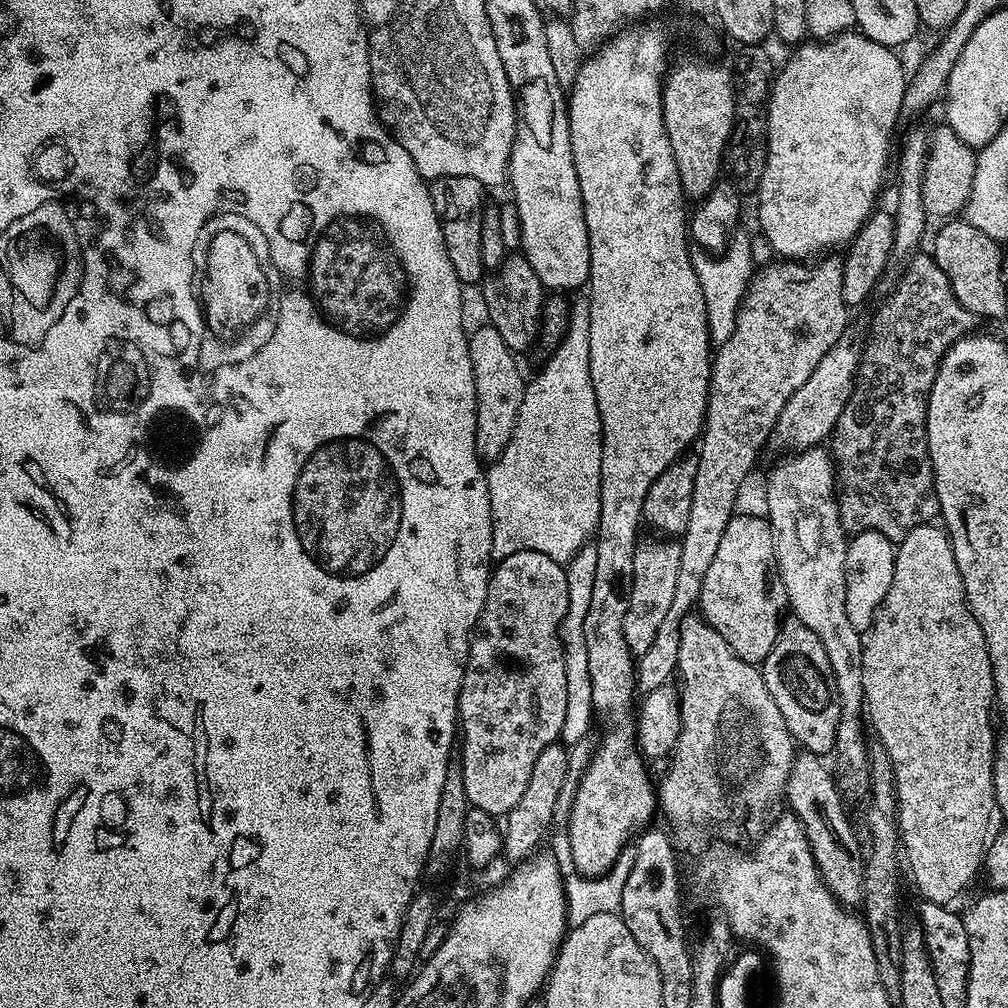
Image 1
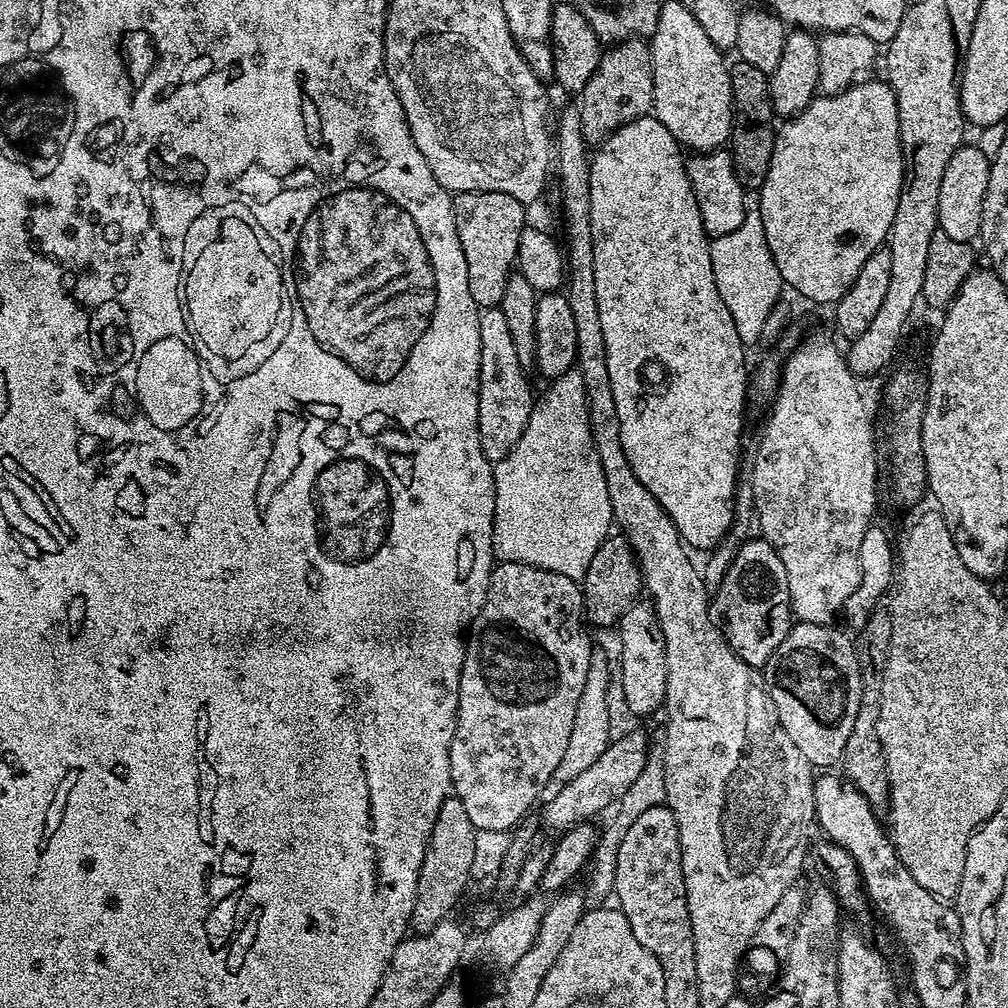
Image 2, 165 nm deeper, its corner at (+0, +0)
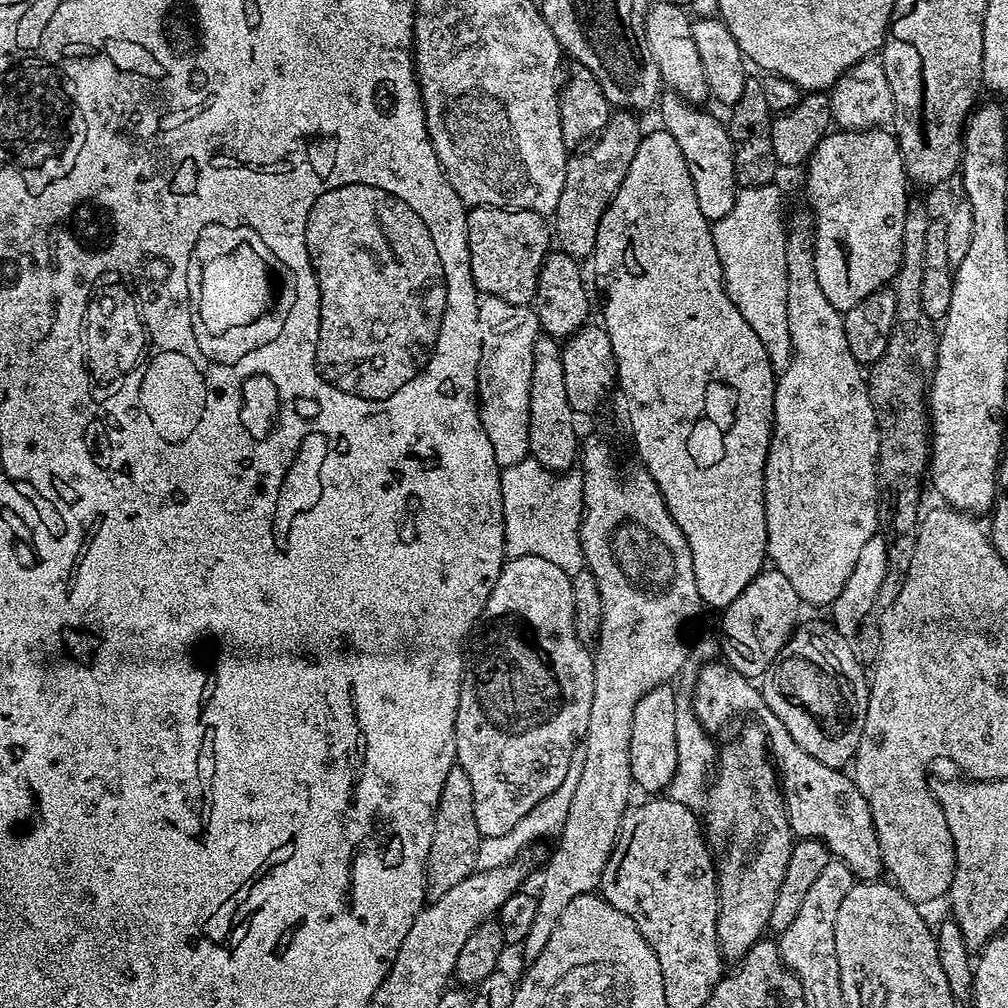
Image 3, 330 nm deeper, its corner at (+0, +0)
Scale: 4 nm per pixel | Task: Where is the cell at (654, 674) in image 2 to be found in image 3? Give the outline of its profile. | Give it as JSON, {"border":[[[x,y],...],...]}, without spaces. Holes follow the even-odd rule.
{"border":[[[671,683],[659,684],[638,698],[634,722],[630,722],[630,774],[633,785],[644,794],[663,793],[672,784],[678,766],[678,741],[674,739],[676,688]]]}

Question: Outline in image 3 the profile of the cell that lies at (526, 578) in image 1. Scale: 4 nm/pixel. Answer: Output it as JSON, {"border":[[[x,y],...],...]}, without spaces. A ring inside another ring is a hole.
{"border":[[[513,556],[505,559],[504,568],[498,574],[498,582],[494,582],[494,590],[490,594],[490,598],[486,602],[484,612],[480,615],[478,623],[473,627],[470,633],[470,639],[466,644],[466,659],[464,662],[464,680],[460,683],[460,701],[458,702],[458,714],[456,715],[456,764],[462,770],[466,770],[466,775],[470,778],[470,790],[474,790],[474,822],[478,826],[481,837],[485,836],[505,836],[510,830],[514,830],[514,825],[520,821],[525,814],[530,814],[530,810],[534,810],[534,806],[538,806],[538,802],[542,802],[542,798],[546,798],[546,794],[552,794],[558,788],[562,778],[566,778],[566,770],[570,770],[570,758],[574,754],[574,750],[581,747],[584,735],[588,729],[590,722],[590,702],[594,702],[594,666],[596,665],[593,653],[590,651],[589,645],[583,644],[578,638],[578,634],[574,630],[574,594],[572,593],[572,576],[569,573],[558,570],[558,566],[554,566],[554,562],[546,562],[546,558],[534,558],[533,556]]]}

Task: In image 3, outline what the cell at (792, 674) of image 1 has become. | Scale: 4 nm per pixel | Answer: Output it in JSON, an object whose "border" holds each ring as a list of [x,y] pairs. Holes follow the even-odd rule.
{"border":[[[812,620],[809,624],[801,623],[797,627],[762,677],[762,695],[766,706],[776,715],[778,722],[790,730],[790,738],[794,738],[794,742],[798,742],[798,746],[802,746],[810,758],[818,758],[818,762],[826,762],[826,766],[831,768],[843,769],[851,765],[862,738],[870,687],[863,666],[865,665],[857,656],[857,649],[849,637],[841,634],[831,623],[824,621],[823,624],[820,620]]]}

